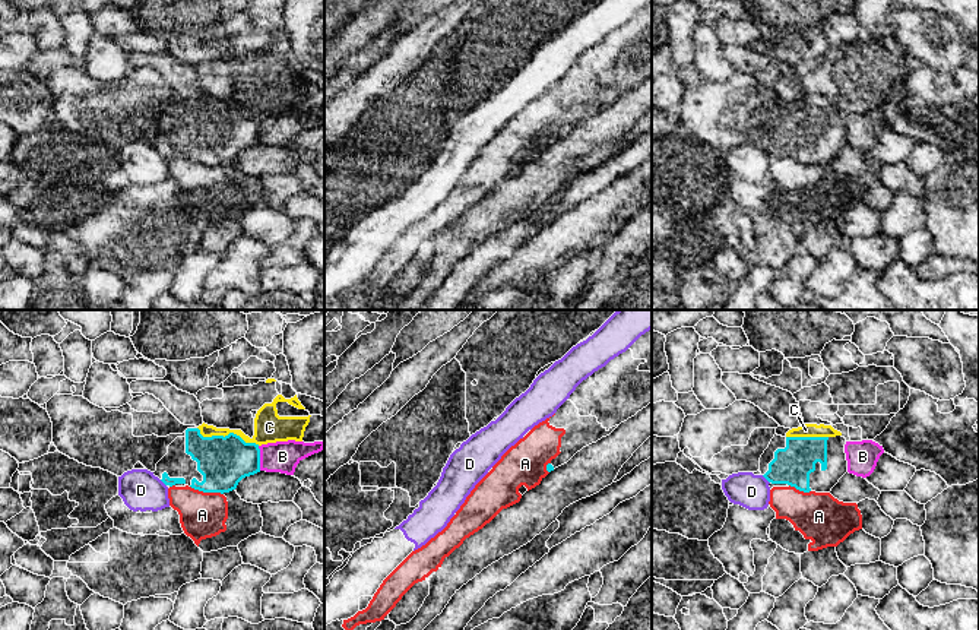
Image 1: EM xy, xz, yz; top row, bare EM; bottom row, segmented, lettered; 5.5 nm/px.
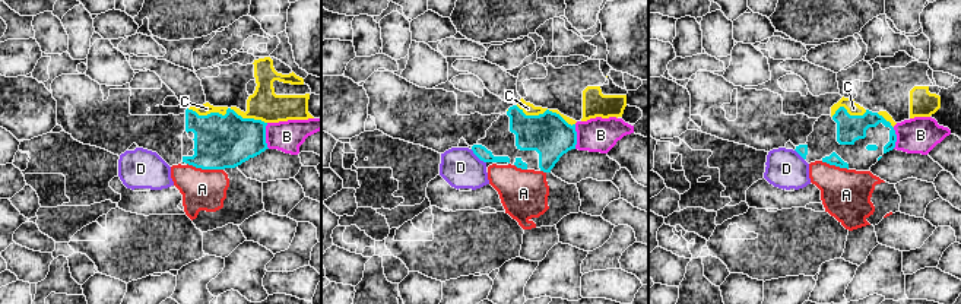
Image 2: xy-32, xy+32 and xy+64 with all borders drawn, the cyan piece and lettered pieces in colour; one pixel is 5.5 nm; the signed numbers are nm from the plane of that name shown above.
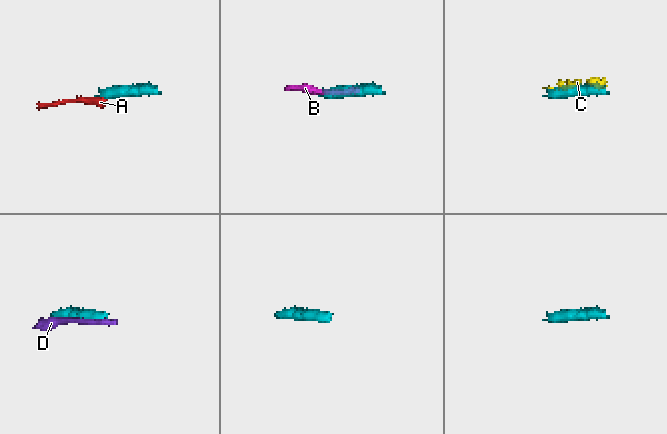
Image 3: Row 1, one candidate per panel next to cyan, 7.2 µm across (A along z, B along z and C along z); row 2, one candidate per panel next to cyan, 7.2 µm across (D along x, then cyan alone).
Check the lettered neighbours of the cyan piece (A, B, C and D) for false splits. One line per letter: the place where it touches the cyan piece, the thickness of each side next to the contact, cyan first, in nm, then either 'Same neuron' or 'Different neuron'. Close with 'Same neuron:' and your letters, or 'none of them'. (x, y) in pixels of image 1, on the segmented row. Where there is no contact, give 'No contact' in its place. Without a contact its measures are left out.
A: Touches cyan at xy (206, 491). Thickness 280 nm (cyan) against 260 nm. Different neuron
B: Touches cyan at xy (259, 458). Thickness 280 nm (cyan) against 180 nm. Different neuron
C: Touches cyan at xy (227, 436). Thickness 280 nm (cyan) against 170 nm. Different neuron
D: Touches cyan at yz (766, 478). Thickness 220 nm (cyan) against 190 nm. Different neuron
Same neuron: none of them

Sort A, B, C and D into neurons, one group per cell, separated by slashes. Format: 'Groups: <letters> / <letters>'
Groups: A / B / C / D

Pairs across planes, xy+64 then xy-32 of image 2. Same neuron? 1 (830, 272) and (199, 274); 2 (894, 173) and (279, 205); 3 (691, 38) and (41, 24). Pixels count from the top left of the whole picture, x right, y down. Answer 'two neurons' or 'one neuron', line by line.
1: one neuron
2: two neurons
3: one neuron

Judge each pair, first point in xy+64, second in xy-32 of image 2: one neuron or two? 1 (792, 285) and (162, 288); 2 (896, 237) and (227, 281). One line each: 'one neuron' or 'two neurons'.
1: one neuron
2: two neurons

